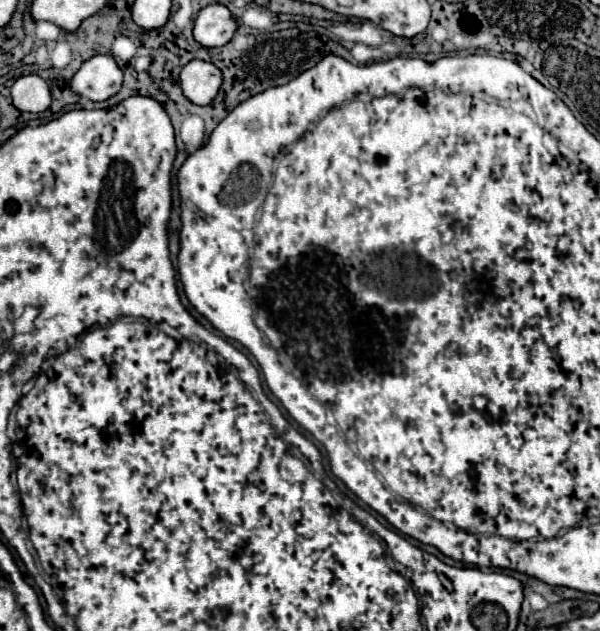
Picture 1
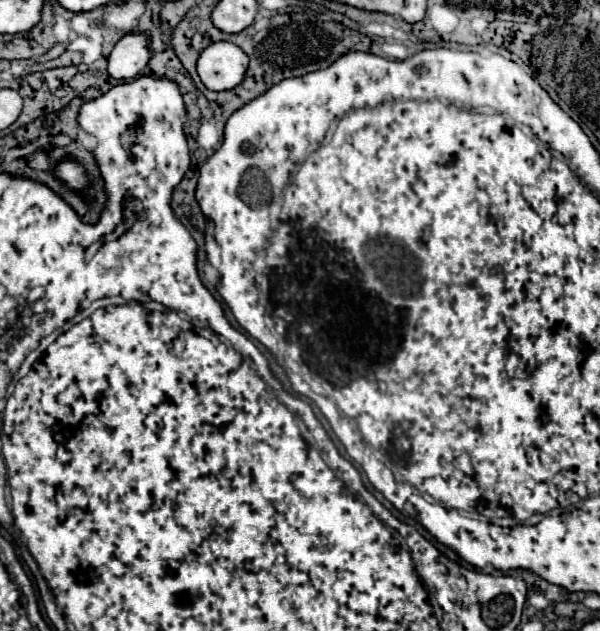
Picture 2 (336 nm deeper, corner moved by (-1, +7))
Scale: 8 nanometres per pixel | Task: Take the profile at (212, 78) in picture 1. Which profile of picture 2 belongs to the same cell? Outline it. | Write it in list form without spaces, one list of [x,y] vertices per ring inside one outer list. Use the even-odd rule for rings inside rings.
[[[214,42],[198,58],[198,76],[214,92],[238,86],[244,80],[246,68],[246,52],[232,42]]]

